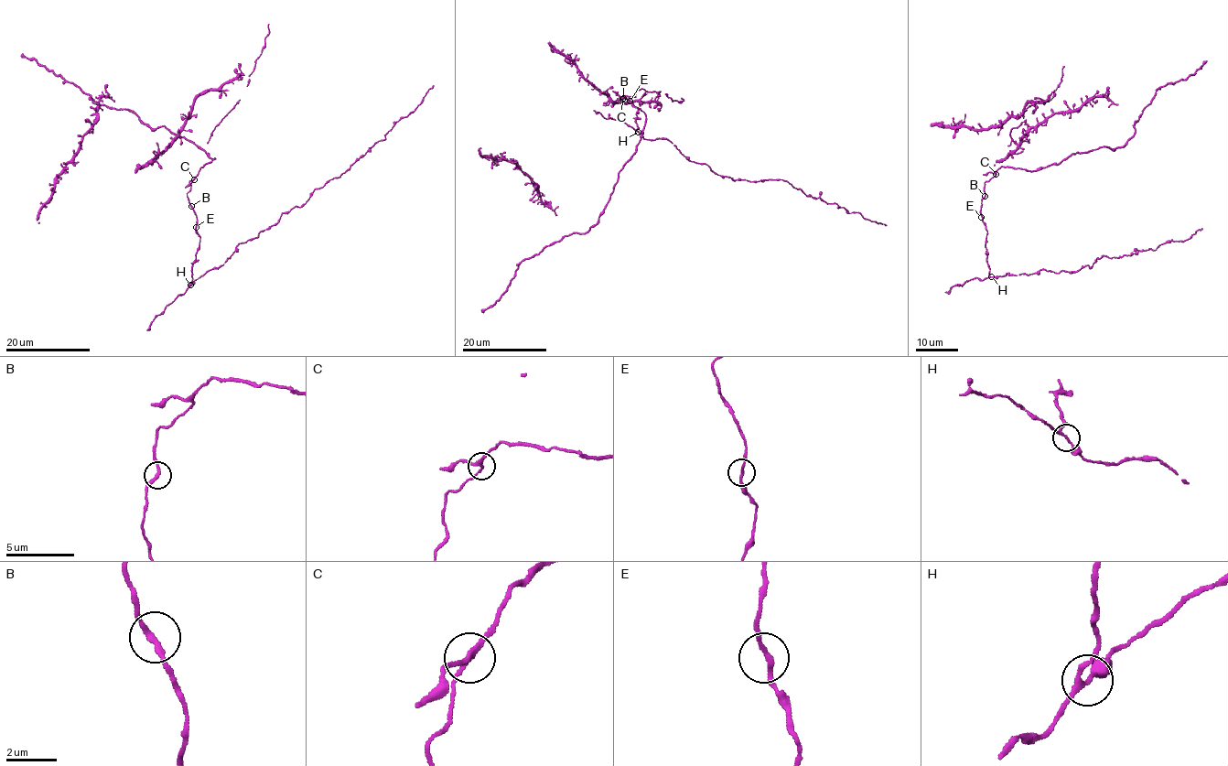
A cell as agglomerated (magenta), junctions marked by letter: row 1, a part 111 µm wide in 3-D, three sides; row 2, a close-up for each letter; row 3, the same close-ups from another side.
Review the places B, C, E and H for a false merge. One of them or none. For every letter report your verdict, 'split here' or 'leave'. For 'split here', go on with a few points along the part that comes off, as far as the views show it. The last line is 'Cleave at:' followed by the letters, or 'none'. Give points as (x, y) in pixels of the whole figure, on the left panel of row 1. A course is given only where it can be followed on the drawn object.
B: leave
C: split here; course (194, 179), (201, 167), (214, 157), (165, 126), (151, 127), (131, 110), (99, 104), (60, 75), (22, 52)
E: leave
H: leave
Cleave at: C

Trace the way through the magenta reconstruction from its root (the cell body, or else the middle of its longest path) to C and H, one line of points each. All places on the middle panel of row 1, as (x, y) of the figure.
C: (628, 97), (620, 97), (616, 93), (622, 100)
H: (628, 97), (637, 109), (635, 120), (638, 132)

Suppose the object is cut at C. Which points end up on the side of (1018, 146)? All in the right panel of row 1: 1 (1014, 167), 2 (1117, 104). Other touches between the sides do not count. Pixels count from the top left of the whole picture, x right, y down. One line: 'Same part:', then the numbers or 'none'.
Same part: 2

